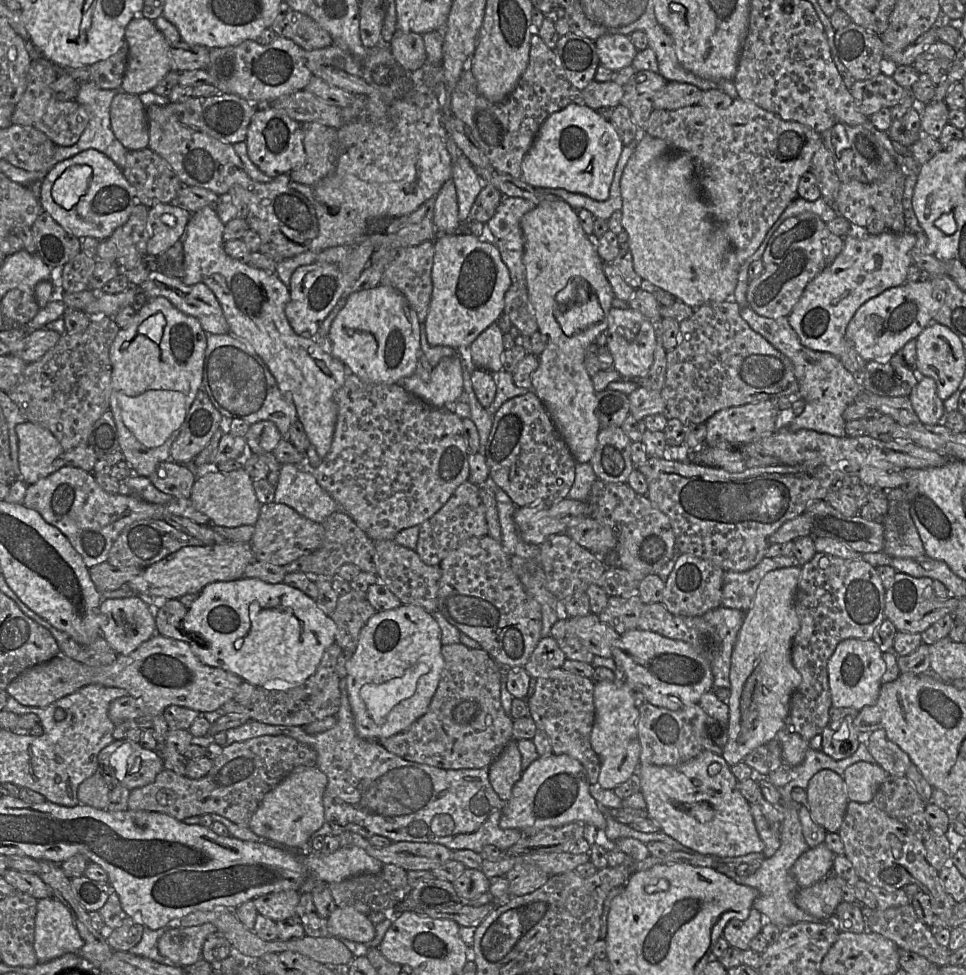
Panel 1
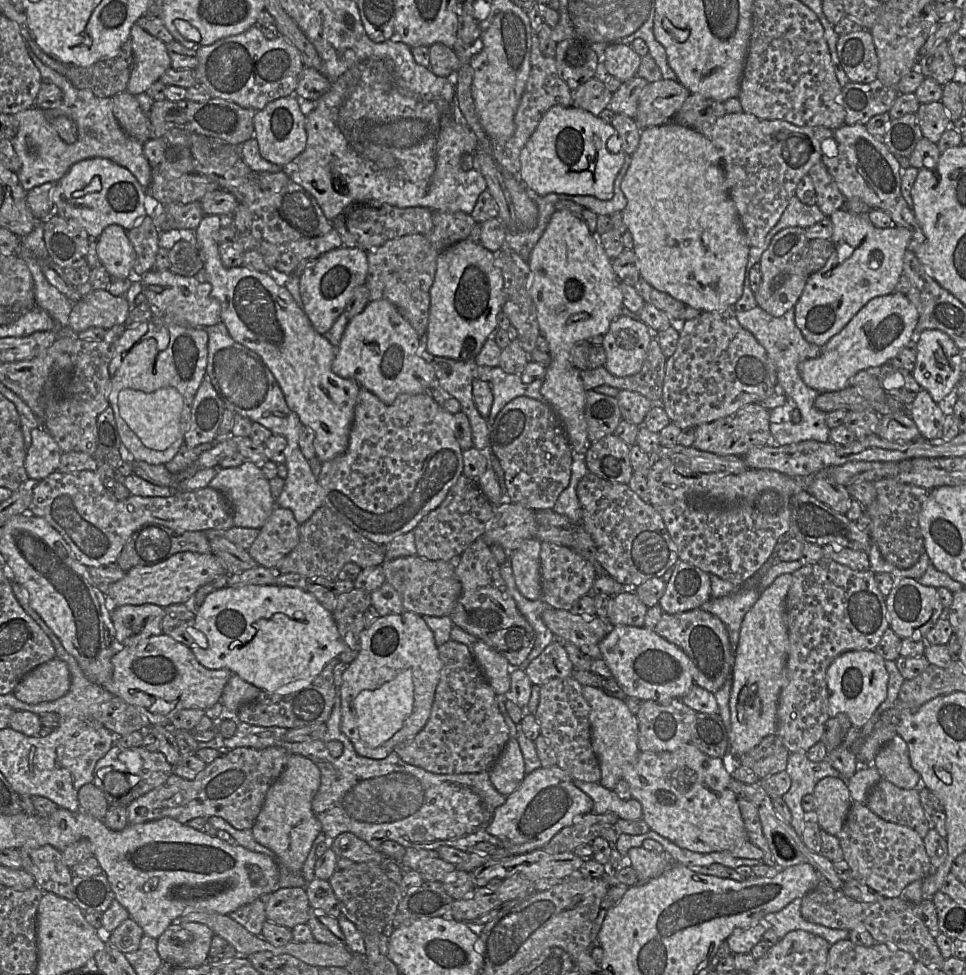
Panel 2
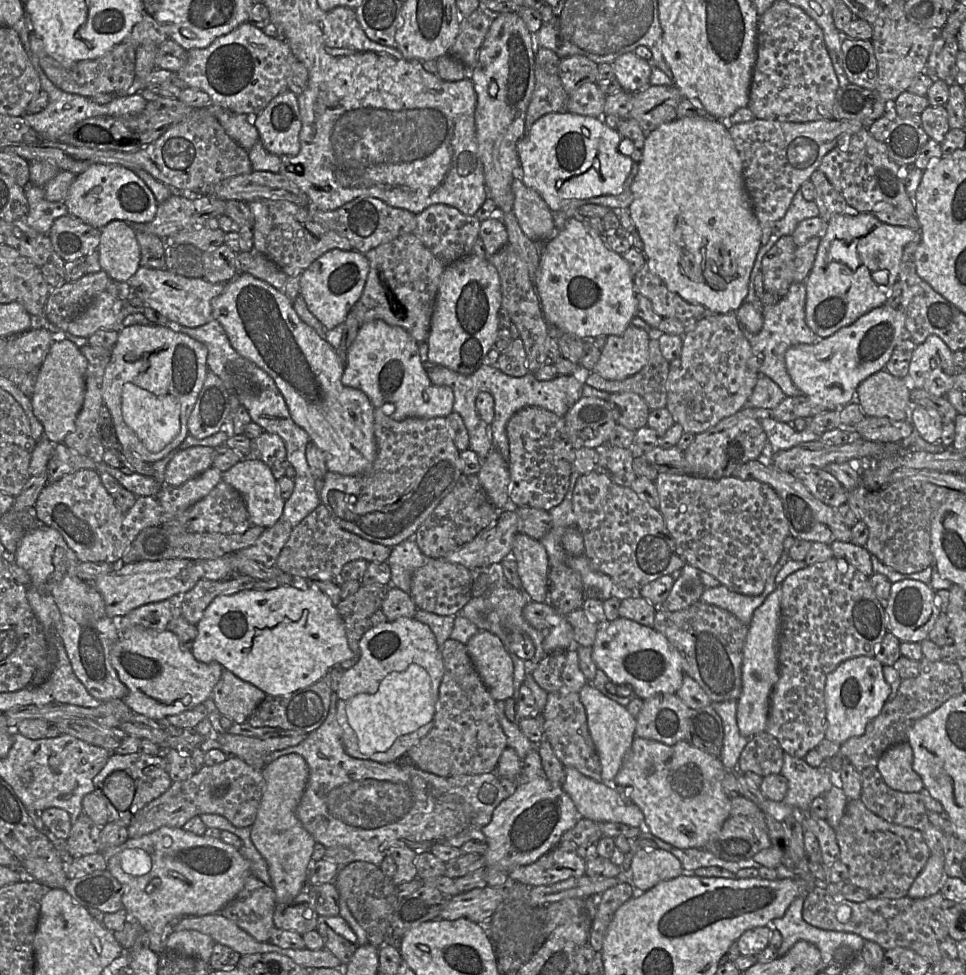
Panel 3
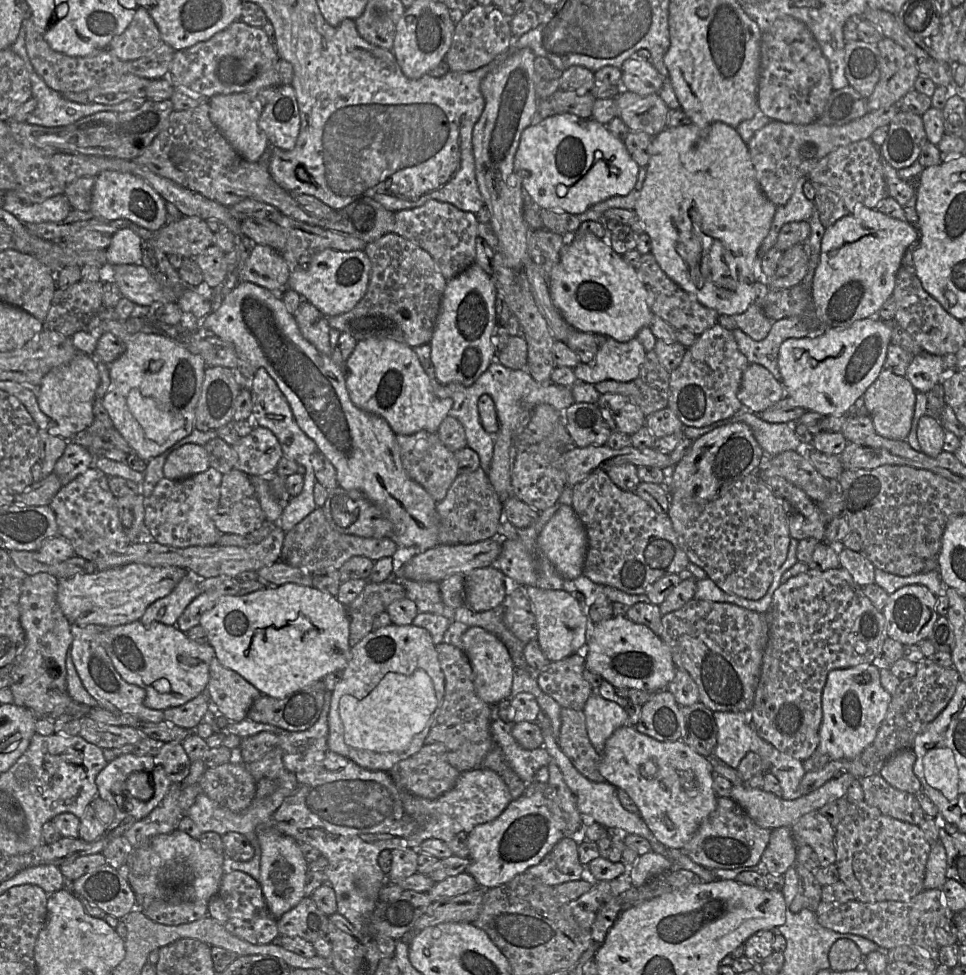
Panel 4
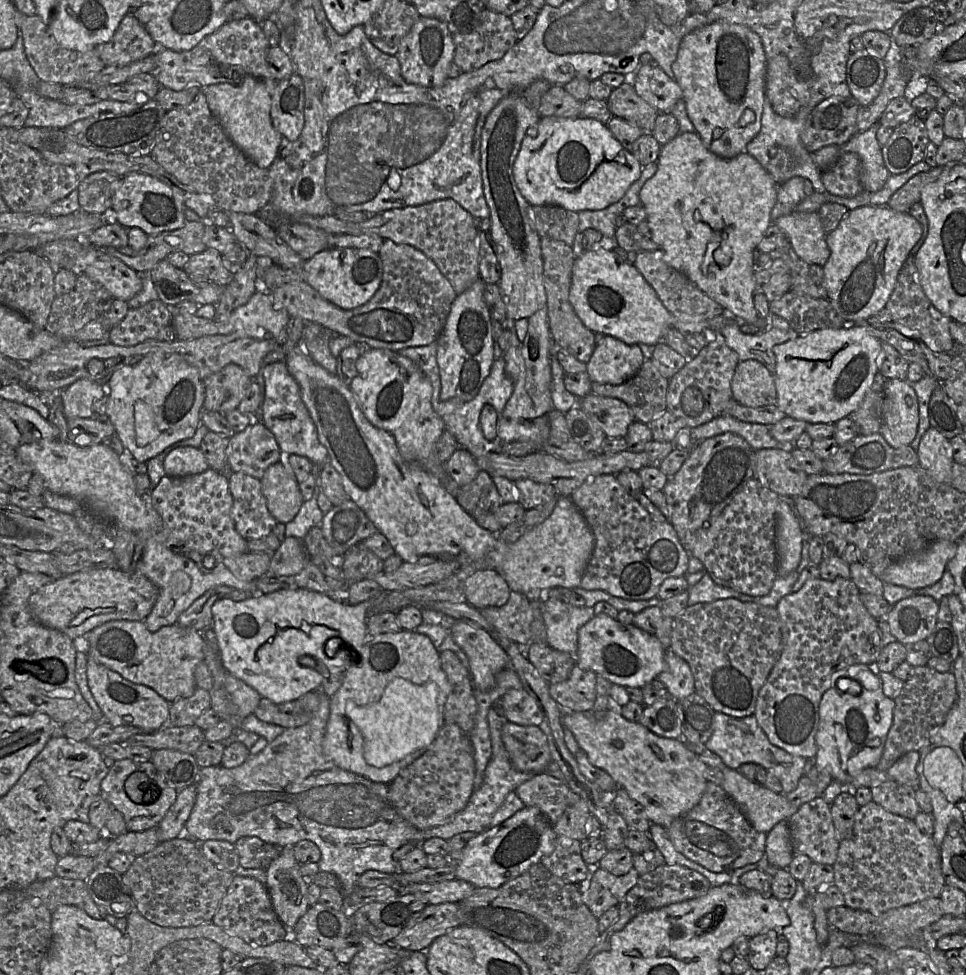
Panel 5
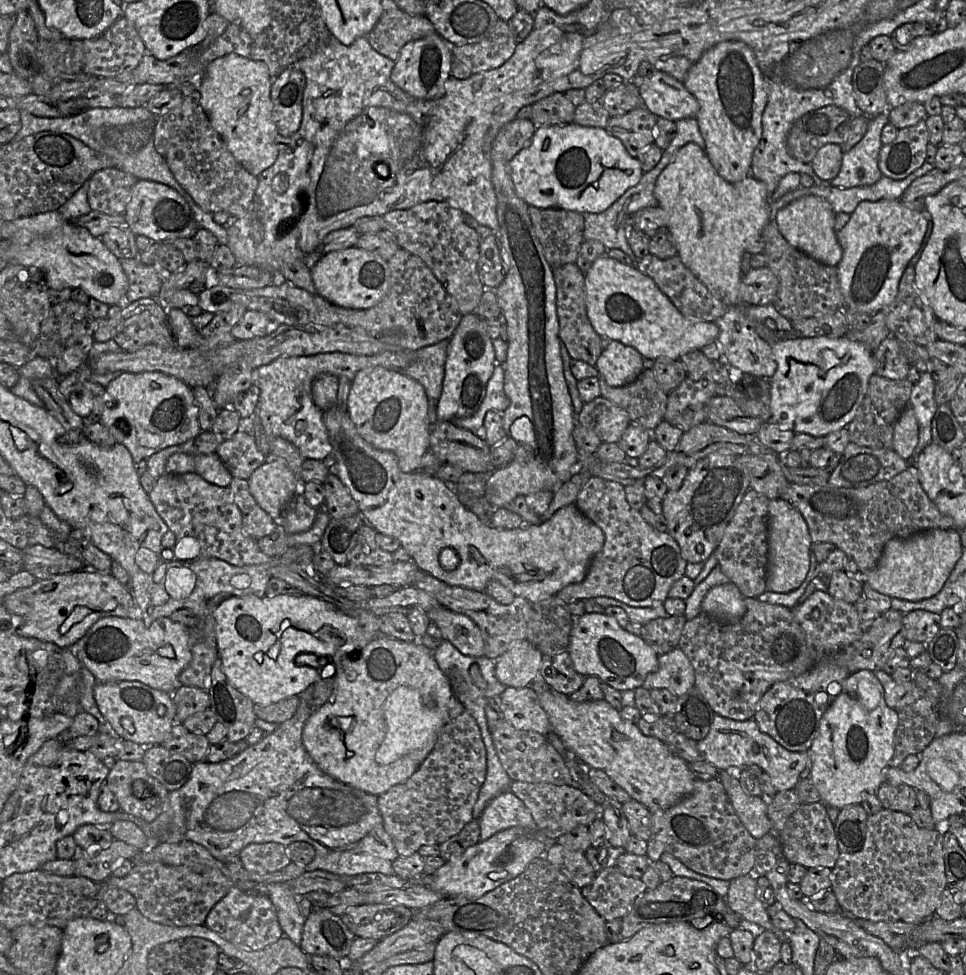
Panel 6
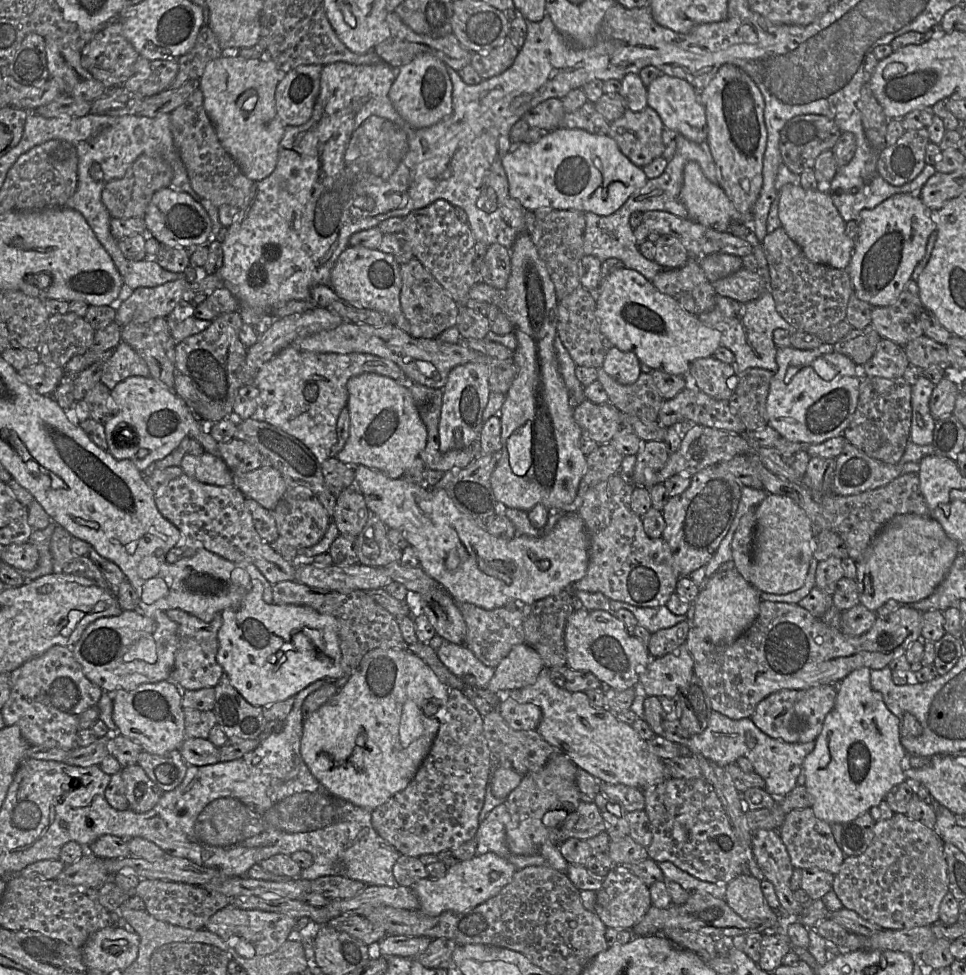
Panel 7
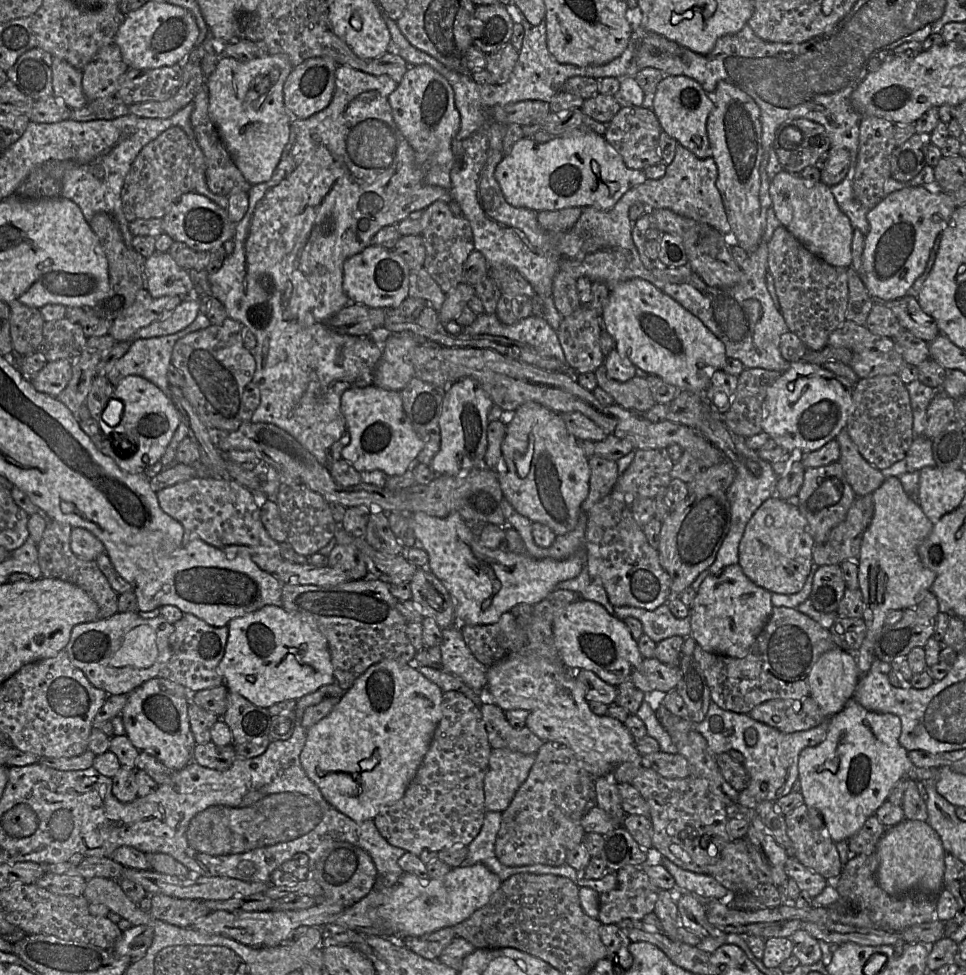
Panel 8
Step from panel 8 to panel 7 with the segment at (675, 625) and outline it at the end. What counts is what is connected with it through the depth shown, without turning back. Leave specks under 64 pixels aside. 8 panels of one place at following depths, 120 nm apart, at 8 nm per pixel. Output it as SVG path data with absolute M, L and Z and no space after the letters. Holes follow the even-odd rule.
M615 600L609 602L613 610L629 610L635 616L638 624L646 628L651 634L661 629L673 627L681 621L687 621L686 615L675 615L665 605L644 608Z

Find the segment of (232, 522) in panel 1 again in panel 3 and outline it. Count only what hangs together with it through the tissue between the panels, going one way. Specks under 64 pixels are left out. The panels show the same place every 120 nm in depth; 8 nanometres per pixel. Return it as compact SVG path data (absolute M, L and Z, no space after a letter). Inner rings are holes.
M242 459L222 473L222 481L233 486L243 496L252 525L269 528L282 516L285 500L281 497L277 479L269 466L256 459Z

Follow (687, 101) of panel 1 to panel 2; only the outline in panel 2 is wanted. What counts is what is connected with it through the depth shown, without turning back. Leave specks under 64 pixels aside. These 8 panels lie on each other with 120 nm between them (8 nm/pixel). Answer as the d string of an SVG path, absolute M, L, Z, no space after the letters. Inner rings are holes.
M663 78L648 83L638 102L634 119L636 124L645 129L673 121L690 94L690 91L676 80Z

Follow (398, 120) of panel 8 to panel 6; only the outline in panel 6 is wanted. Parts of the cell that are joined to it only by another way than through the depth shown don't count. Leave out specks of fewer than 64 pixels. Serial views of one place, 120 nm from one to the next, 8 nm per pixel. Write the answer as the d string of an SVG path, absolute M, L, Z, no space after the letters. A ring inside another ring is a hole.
M434 33L425 38L407 43L400 51L395 66L391 73L392 82L410 96L422 100L439 99L445 95L445 84L450 78L453 55L449 42L444 40L438 33Z

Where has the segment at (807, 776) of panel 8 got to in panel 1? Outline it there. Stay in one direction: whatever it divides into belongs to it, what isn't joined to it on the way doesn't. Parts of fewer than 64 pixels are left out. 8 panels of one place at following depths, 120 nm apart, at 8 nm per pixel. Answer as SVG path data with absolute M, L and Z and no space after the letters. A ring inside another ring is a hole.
M846 639L841 641L828 662L828 679L832 698L832 706L852 707L860 711L866 706L876 704L881 678L886 671L883 652L873 639Z

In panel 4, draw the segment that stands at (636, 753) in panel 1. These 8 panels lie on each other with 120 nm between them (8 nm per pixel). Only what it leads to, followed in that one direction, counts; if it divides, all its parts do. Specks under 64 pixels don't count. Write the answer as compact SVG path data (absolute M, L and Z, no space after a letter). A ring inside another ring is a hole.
M595 691L587 699L583 712L588 737L596 752L601 755L605 742L612 733L617 728L627 725L627 712Z

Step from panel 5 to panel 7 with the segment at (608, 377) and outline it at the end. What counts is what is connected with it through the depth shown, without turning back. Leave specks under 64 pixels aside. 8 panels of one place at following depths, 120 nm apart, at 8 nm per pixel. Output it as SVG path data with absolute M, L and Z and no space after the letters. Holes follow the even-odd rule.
M613 346L606 351L603 370L621 385L633 384L639 377L640 361L635 353Z

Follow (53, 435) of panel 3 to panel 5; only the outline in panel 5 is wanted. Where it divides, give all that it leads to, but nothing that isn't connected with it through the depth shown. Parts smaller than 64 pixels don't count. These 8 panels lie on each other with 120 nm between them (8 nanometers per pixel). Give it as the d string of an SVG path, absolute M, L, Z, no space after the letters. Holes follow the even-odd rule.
M79 379L67 388L61 390L64 415L70 418L92 418L93 405L104 396L102 384Z

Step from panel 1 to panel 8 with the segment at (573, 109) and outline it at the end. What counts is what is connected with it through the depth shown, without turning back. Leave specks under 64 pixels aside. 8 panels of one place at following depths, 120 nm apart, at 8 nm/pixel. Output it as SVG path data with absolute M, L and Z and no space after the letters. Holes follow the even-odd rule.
M585 132L554 136L546 143L538 143L533 138L520 139L497 165L495 178L507 203L535 212L570 207L594 207L601 211L610 211L627 191L647 180L643 170L631 169L625 164L621 155L604 136Z

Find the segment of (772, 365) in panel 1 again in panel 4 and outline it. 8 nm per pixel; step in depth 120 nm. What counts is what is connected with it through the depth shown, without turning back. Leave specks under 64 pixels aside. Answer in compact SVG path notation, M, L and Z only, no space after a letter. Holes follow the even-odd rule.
M717 323L697 337L681 364L670 373L668 407L687 427L705 427L731 418L742 408L738 392L748 365L733 332Z

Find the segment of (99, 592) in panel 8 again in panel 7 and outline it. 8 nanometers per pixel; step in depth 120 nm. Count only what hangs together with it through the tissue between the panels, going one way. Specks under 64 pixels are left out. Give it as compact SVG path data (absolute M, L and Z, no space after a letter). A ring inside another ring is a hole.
M56 525L50 540L53 573L81 576L94 581L99 587L116 596L113 588L100 570L87 556L78 556L71 550L72 536Z

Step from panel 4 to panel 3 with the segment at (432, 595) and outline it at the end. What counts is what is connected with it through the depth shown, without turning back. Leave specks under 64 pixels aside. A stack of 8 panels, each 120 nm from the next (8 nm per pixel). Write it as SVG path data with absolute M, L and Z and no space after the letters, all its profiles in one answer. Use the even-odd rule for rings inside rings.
M408 538L391 547L387 560L391 570L391 585L410 593L413 573L432 558L426 557L419 549L414 538Z

